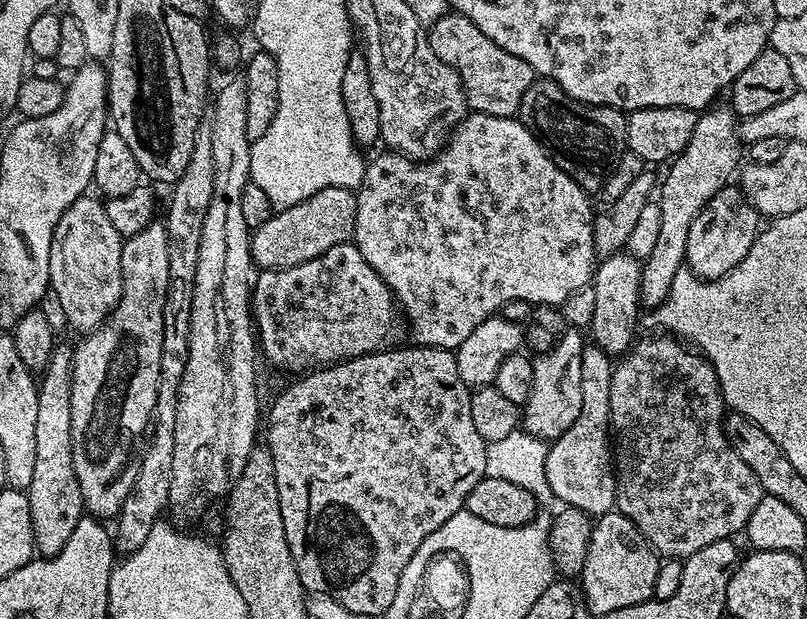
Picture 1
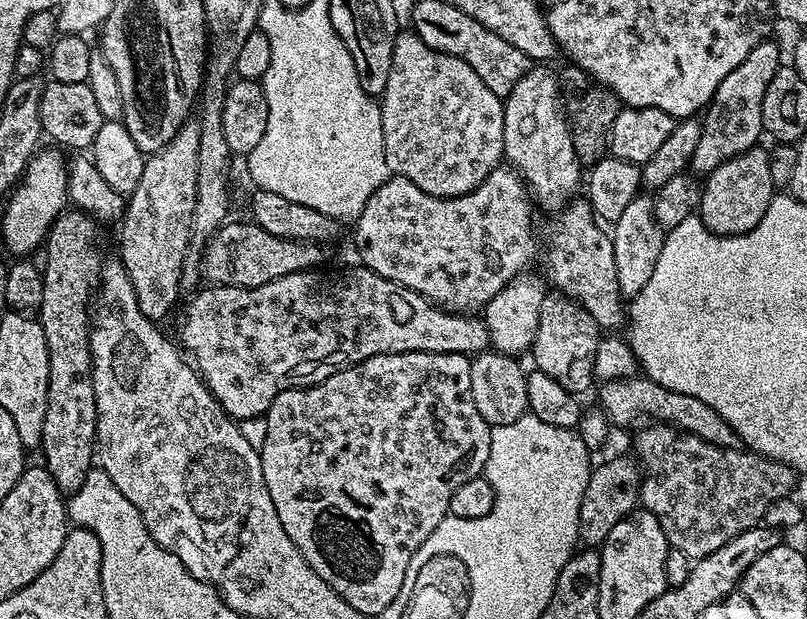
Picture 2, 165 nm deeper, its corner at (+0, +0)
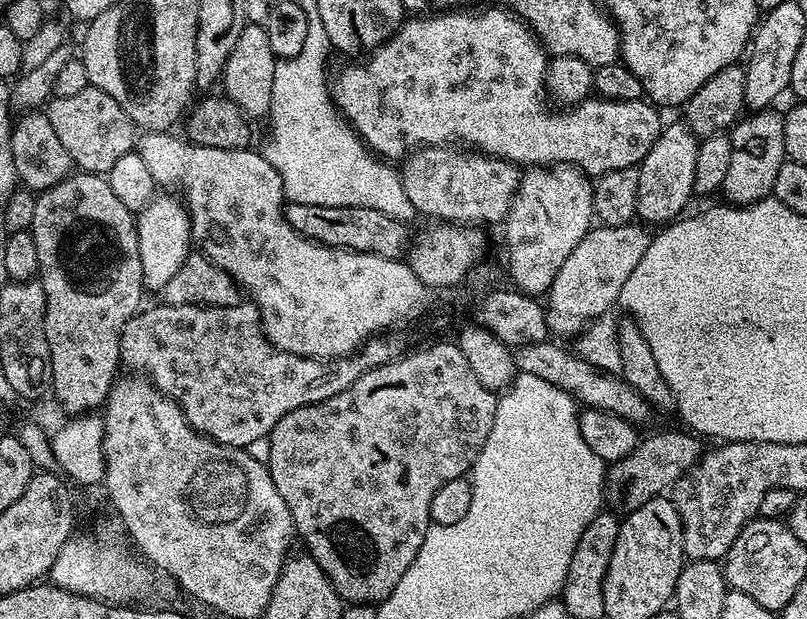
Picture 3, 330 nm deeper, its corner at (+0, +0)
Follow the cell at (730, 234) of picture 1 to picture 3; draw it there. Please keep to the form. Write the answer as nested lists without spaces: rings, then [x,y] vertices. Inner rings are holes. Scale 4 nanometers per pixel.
[[[756,110],[748,115],[737,120],[730,129],[732,153],[722,196],[732,206],[757,204],[759,200],[769,199],[772,196],[774,178],[778,178],[778,170],[786,159],[783,115],[779,111],[776,113],[776,110]]]

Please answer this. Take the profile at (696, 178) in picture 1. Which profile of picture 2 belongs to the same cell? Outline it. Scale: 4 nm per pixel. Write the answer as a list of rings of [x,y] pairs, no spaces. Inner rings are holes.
[[[764,38],[758,46],[754,46],[754,50],[750,50],[750,54],[746,54],[746,58],[742,58],[740,65],[734,66],[734,70],[722,78],[711,104],[702,113],[702,138],[698,138],[690,165],[693,173],[710,173],[722,166],[722,162],[757,147],[759,140],[756,139],[764,132],[762,98],[766,98],[766,86],[770,86],[770,78],[774,78],[780,67],[779,46],[772,38]]]

